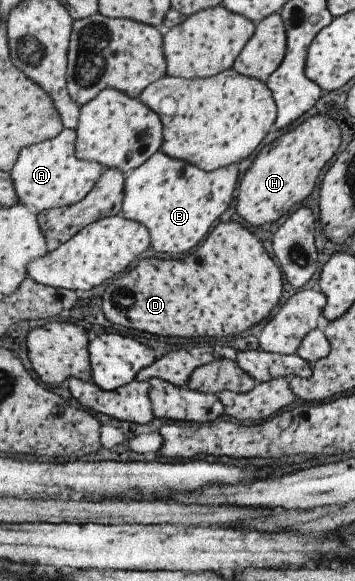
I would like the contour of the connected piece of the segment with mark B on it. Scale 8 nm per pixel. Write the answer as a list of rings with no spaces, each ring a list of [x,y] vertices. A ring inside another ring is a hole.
[[[161,151],[154,153],[143,165],[126,175],[120,216],[148,229],[154,251],[170,257],[186,255],[208,236],[210,227],[214,227],[230,207],[241,175],[238,166],[233,164],[206,172]]]

